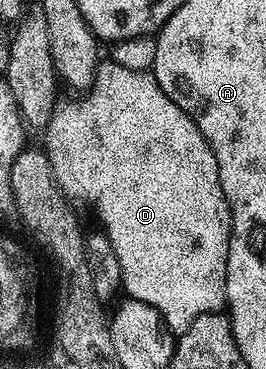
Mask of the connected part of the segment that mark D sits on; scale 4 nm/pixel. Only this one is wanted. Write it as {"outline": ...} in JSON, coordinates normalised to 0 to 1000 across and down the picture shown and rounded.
{"outline":[[[414,163],[376,165],[357,222],[346,225],[335,247],[301,266],[312,266],[301,276],[252,276],[241,287],[233,279],[192,312],[177,341],[177,358],[184,358],[177,417],[192,434],[192,450],[207,458],[207,482],[218,485],[222,507],[241,526],[271,539],[320,537],[357,553],[372,591],[391,607],[383,615],[436,678],[440,705],[451,707],[462,740],[459,783],[489,805],[590,835],[613,859],[617,883],[647,900],[703,894],[718,870],[741,856],[835,843],[853,816],[853,707],[861,705],[861,667],[868,661],[868,566],[846,537],[846,520],[831,509],[816,423],[789,390],[778,388],[759,355],[684,293],[650,282],[650,271],[635,271],[635,260],[620,260],[605,228],[590,228],[579,198],[504,190],[500,184],[455,184],[455,173]]]}

